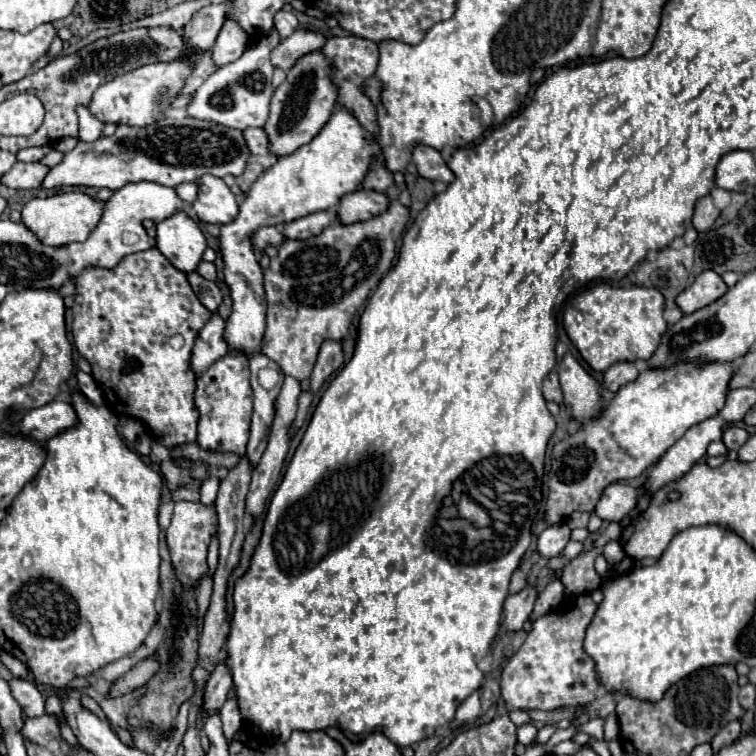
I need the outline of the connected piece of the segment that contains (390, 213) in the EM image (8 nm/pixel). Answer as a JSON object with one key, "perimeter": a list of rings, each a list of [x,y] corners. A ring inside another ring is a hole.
{"perimeter":[[[392,201],[386,213],[376,215],[364,223],[352,225],[334,223],[332,227],[326,227],[320,235],[312,239],[284,241],[278,247],[278,255],[270,259],[270,267],[264,271],[268,311],[266,311],[266,333],[260,343],[260,353],[276,361],[284,375],[290,375],[298,381],[308,379],[316,363],[320,345],[326,339],[340,343],[348,335],[354,315],[364,305],[368,295],[378,287],[380,279],[390,271],[396,255],[396,241],[404,233],[408,219],[410,219],[408,209],[398,201]]]}

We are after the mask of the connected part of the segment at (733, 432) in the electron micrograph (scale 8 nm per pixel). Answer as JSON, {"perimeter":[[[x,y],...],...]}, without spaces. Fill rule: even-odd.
{"perimeter":[[[736,425],[726,427],[722,433],[722,441],[728,451],[738,451],[746,443],[746,439],[748,439],[748,431],[742,427],[736,427]]]}

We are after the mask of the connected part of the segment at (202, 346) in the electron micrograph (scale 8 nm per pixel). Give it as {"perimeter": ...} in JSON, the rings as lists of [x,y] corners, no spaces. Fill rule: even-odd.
{"perimeter":[[[214,313],[200,331],[190,359],[190,367],[196,375],[206,371],[214,361],[218,361],[228,352],[229,347],[223,338],[225,325],[226,321]]]}

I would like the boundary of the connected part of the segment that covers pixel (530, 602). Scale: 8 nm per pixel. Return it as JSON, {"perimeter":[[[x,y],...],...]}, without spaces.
{"perimeter":[[[526,585],[520,593],[510,595],[504,603],[504,613],[506,613],[504,629],[508,629],[508,631],[522,629],[524,621],[530,617],[532,609],[534,609],[536,599],[538,599],[538,591],[534,585]]]}

